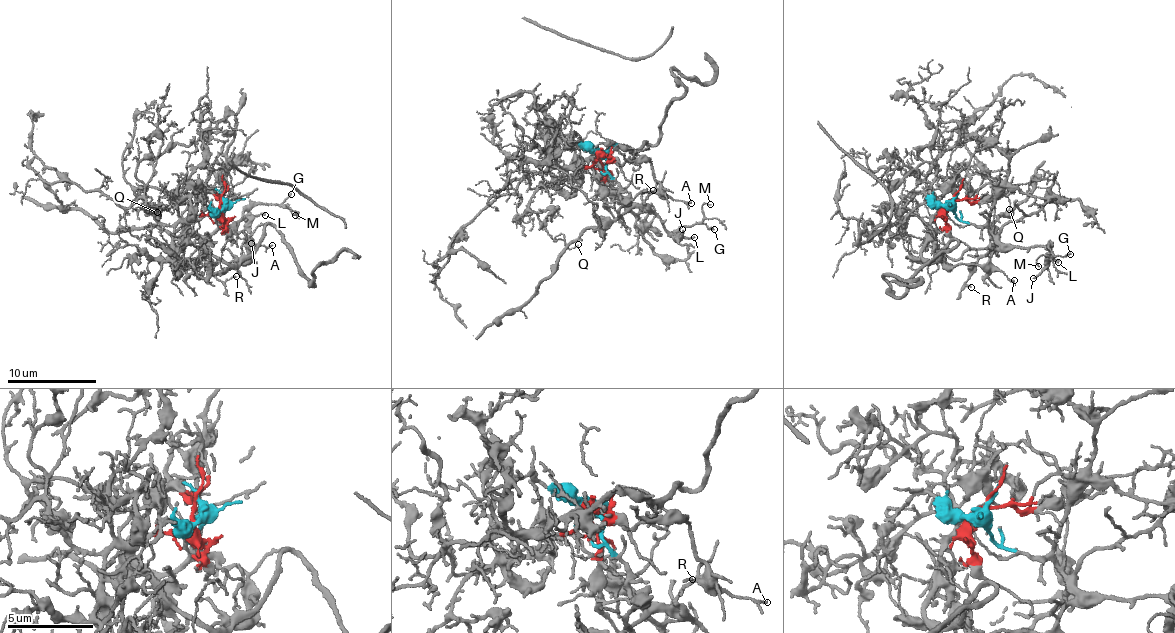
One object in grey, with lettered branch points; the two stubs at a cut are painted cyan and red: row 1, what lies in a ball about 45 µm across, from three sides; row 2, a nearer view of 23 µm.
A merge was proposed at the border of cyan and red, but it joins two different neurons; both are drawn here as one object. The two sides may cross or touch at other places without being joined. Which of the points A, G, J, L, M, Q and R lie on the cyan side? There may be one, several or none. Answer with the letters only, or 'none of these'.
A, G, J, L, M, R

